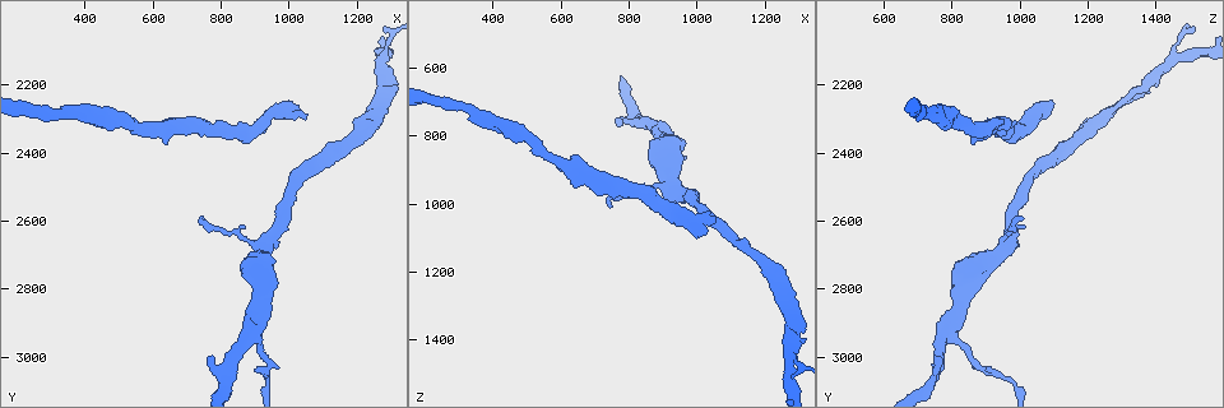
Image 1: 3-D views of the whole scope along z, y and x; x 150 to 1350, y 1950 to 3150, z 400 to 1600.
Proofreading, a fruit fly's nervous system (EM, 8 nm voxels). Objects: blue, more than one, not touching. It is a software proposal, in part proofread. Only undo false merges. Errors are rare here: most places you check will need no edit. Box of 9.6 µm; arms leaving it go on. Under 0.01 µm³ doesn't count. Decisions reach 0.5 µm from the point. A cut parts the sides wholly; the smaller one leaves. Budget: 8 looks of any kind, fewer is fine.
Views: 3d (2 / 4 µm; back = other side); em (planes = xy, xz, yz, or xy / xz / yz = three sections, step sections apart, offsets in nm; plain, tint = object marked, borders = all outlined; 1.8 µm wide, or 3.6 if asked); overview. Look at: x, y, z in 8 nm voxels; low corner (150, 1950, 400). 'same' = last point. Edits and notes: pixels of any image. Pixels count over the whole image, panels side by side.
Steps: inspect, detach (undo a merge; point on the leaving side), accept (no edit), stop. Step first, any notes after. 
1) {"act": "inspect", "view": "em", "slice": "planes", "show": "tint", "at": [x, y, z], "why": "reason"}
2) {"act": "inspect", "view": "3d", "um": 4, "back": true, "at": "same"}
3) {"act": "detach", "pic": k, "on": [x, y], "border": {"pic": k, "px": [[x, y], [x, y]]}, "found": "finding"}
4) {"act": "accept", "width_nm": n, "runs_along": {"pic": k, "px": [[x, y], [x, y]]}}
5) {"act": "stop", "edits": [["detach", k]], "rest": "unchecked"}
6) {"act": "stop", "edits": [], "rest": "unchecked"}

{"act": "inspect", "view": "3d", "um": 2, "at": [910, 2920, 800], "why": "thick turns thin"}

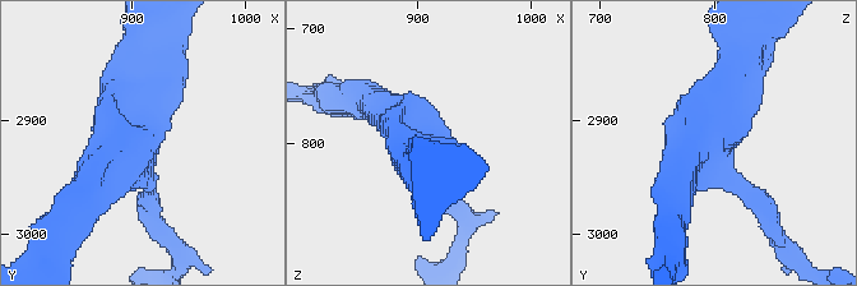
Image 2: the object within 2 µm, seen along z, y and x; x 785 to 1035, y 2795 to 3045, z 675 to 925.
{"act": "inspect", "view": "em", "um": 3.6, "slice": "planes", "show": "tint", "at": [902, 2918, 792], "arms": 3, "why": "need the tissue"}

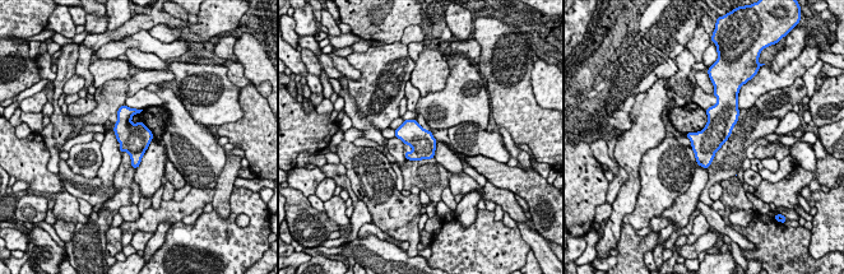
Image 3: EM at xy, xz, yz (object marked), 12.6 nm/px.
{"act": "accept", "found": "one neuron here"}

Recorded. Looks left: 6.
{"act": "inspect", "view": "3d", "um": 4, "at": [920, 2680, 950], "why": "three-way junction"}

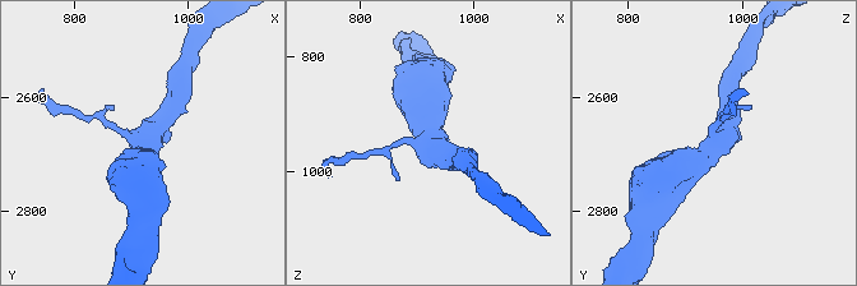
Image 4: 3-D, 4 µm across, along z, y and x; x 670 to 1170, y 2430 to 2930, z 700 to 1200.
{"act": "inspect", "view": "em", "slice": "planes", "show": "tint", "at": [930, 2675, 955], "arms": 3, "why": "now the EM"}

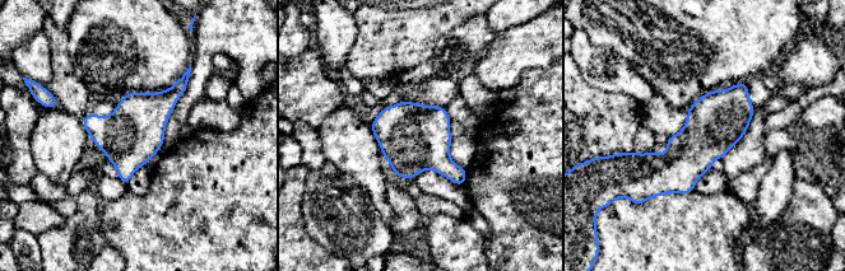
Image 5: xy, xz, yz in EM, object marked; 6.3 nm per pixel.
{"act": "accept", "found": "all the same neuron"}

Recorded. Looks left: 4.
{"act": "inspect", "view": "em", "slice": "xy", "step": 16, "show": "plain", "at": [970, 2290, 1040], "why": "narrows sharply"}

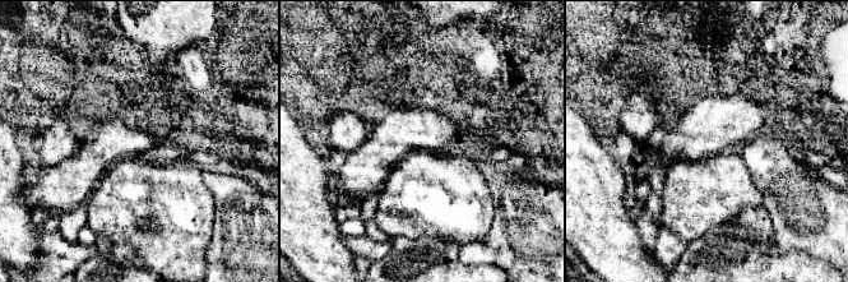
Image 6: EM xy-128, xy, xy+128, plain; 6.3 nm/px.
{"act": "inspect", "view": "em", "slice": "xy", "step": 16, "show": "tint", "at": "same", "why": "with the object marked"}

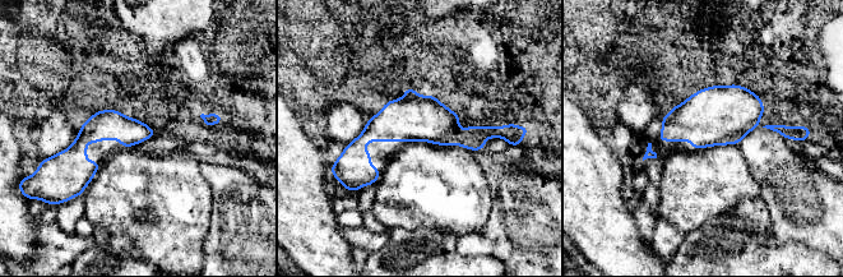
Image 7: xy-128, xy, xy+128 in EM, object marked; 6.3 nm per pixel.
{"act": "accept", "width_nm": 190, "runs_along": {"pic": 7, "px": [[496, 129], [378, 128], [346, 153]]}, "found": "continuous, no second neuron"}

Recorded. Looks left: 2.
{"act": "stop", "edits": [], "rest": "unchecked"}

